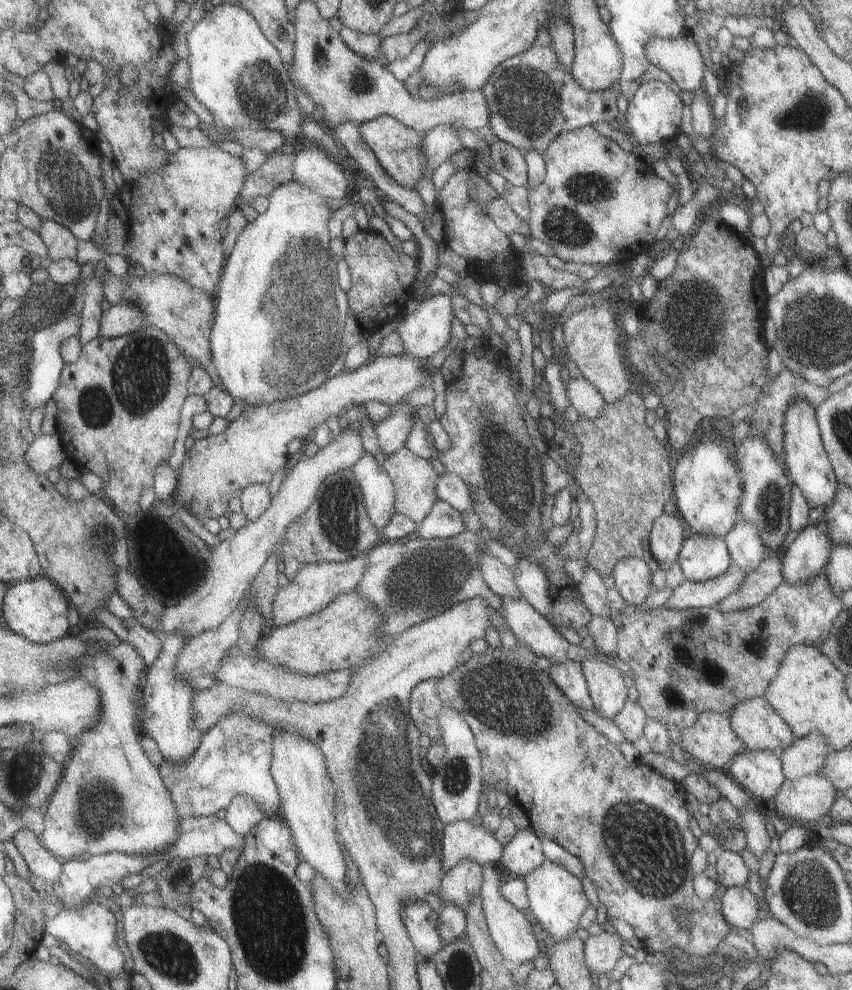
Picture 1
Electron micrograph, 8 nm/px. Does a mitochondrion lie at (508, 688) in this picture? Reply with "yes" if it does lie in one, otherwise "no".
yes

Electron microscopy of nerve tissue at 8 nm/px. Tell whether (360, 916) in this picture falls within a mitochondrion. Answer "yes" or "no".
no

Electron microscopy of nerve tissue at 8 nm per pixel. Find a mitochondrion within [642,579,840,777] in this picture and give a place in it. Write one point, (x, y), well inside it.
(711, 672)

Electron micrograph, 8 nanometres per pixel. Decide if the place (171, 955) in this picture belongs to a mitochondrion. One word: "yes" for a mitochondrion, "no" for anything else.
yes

